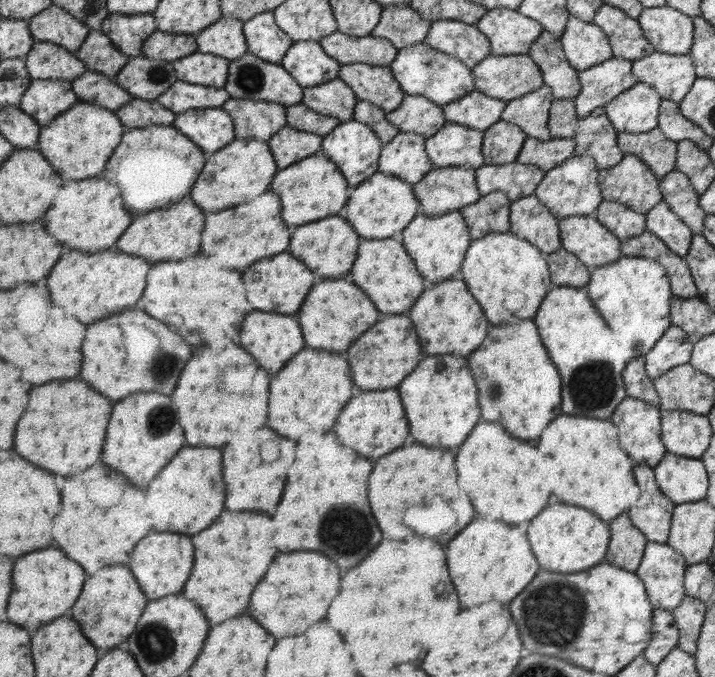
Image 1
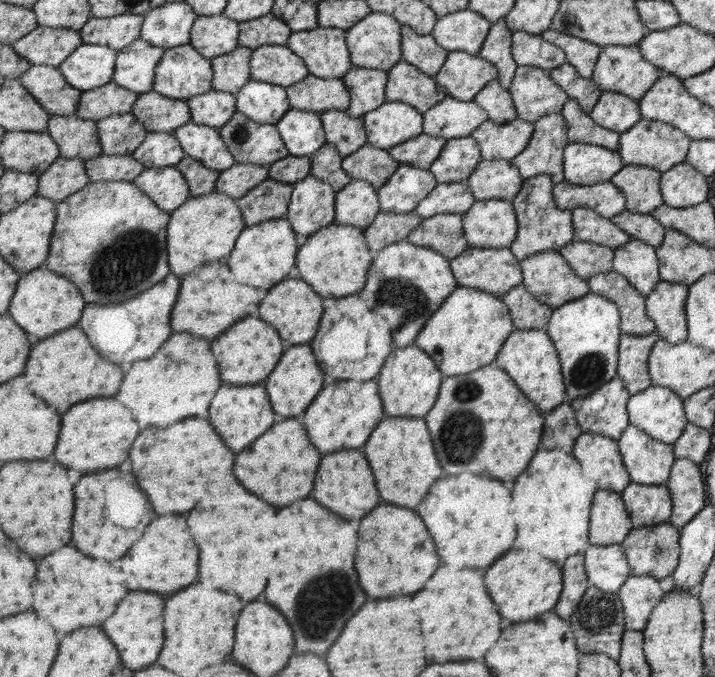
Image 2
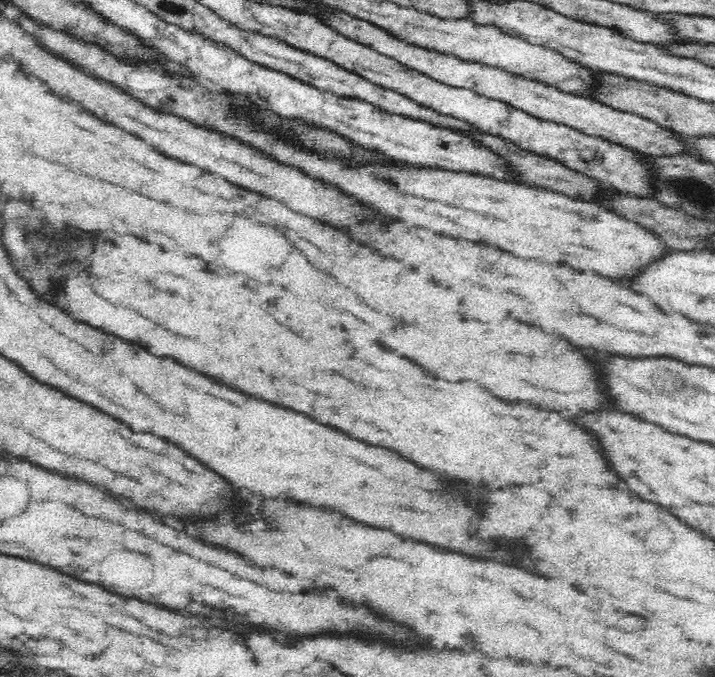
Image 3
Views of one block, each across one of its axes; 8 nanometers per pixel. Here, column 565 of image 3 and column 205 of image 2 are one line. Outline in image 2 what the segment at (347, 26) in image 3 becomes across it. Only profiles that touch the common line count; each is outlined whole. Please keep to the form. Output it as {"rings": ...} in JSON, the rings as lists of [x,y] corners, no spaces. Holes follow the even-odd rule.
{"rings":[[[213,88],[209,92],[197,95],[188,100],[191,110],[191,121],[199,125],[209,125],[217,129],[232,121],[237,111],[237,95],[229,91],[218,91]]]}

